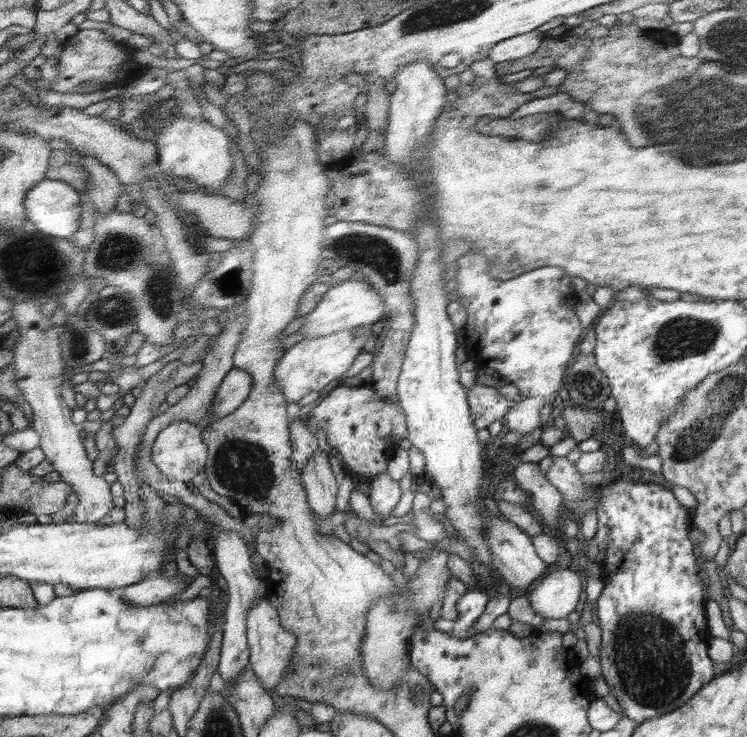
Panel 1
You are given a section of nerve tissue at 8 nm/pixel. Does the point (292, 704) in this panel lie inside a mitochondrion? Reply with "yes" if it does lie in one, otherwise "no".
no

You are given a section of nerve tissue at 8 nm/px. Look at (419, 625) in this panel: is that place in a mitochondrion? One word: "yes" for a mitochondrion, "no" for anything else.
no

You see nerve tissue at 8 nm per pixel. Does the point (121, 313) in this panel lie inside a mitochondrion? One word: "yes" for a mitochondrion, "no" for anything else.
yes

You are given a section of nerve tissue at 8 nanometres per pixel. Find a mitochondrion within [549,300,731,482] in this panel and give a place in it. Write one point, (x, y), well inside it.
(672, 342)

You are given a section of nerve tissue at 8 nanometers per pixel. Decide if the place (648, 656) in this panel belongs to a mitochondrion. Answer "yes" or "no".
yes

